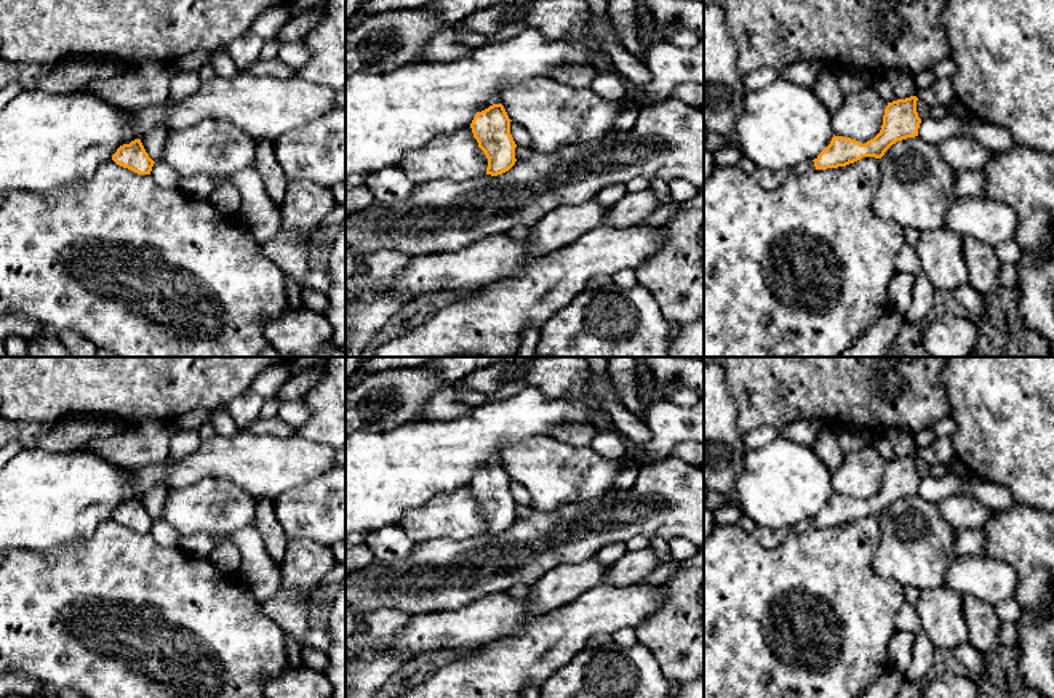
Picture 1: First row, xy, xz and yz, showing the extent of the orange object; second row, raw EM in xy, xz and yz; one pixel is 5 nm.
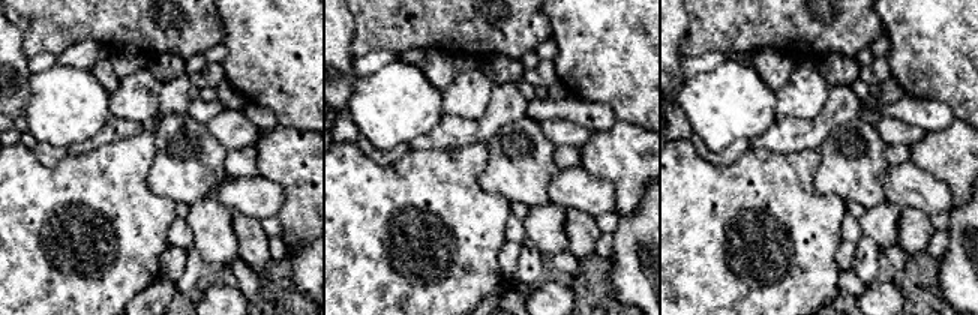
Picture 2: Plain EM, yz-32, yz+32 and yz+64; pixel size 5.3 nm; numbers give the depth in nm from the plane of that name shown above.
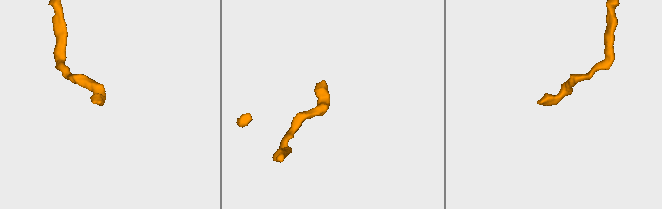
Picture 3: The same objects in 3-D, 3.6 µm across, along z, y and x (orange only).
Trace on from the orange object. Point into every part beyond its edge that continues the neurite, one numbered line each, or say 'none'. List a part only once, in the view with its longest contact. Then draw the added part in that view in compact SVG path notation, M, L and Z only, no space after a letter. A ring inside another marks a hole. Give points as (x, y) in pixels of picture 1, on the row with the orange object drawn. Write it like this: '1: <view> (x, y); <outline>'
1: yz (808, 167); M808 162L804 165L798 165L792 168L792 174L811 173L816 171L814 162Z

